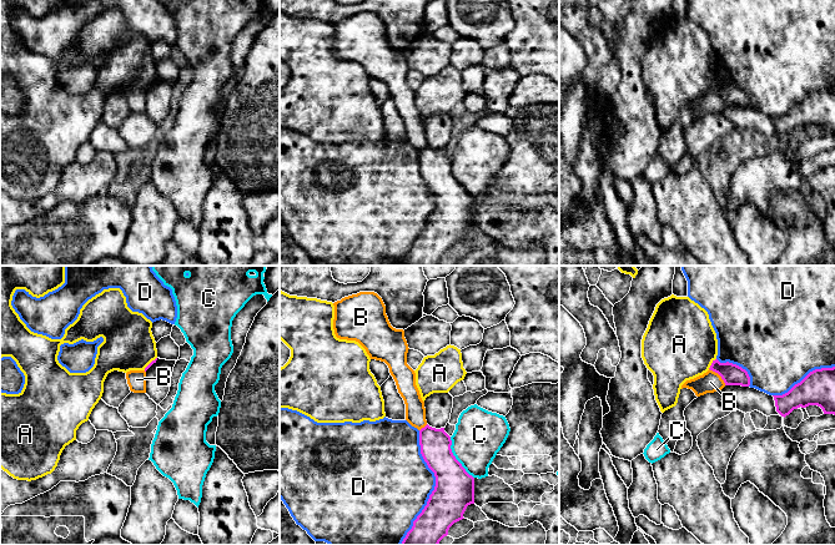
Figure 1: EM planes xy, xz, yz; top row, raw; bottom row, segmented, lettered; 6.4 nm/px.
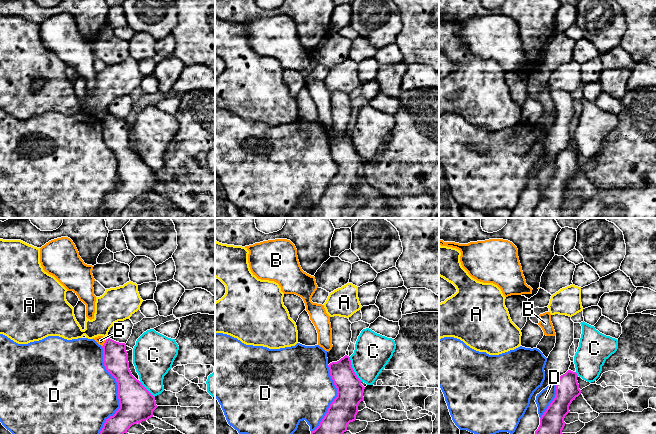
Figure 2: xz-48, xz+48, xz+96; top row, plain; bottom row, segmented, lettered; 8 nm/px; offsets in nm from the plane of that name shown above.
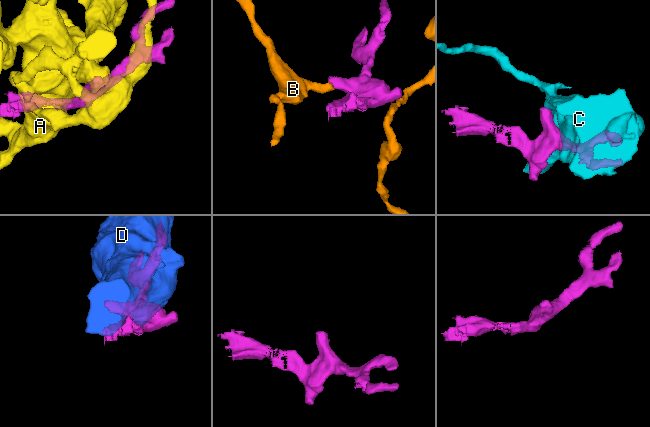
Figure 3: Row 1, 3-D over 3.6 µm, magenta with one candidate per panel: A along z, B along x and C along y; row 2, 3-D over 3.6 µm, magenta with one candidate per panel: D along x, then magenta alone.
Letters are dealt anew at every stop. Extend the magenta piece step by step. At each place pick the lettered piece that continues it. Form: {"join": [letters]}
{"join": []}

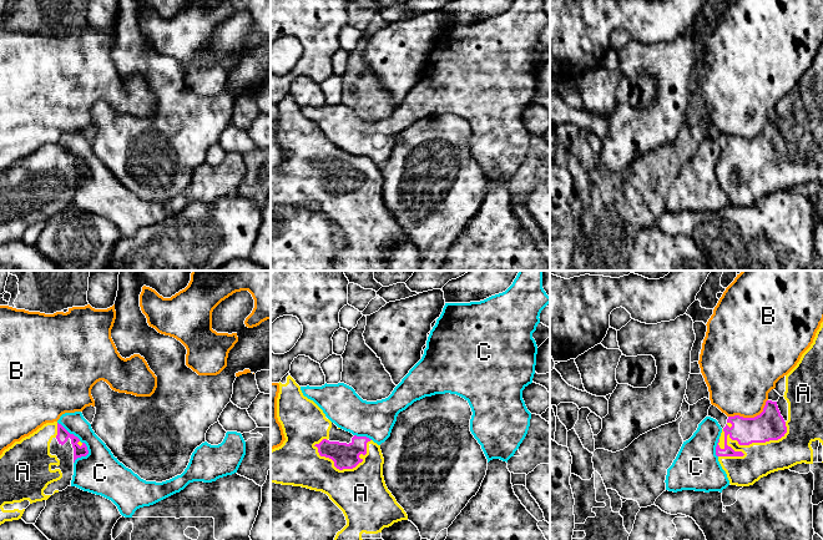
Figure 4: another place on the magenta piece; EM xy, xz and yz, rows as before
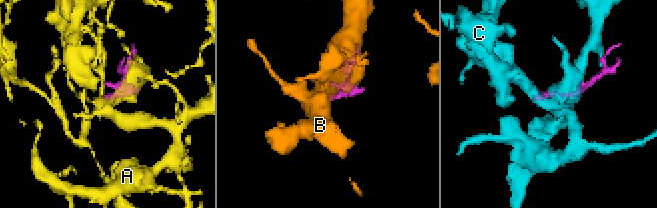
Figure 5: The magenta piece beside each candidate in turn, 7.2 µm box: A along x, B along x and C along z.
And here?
{"join": ["A"]}

